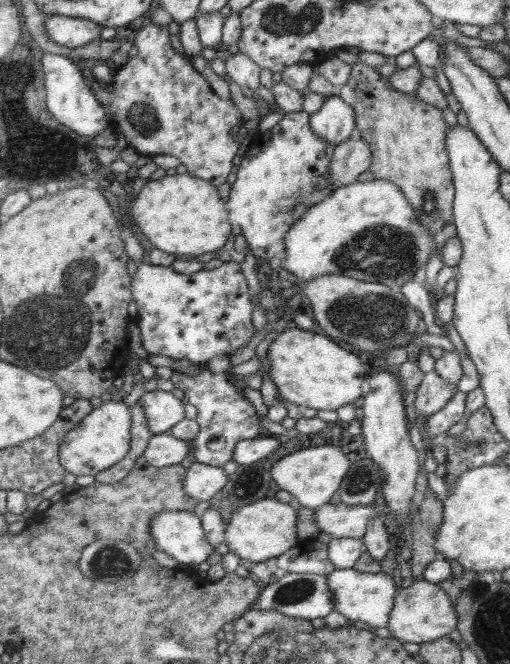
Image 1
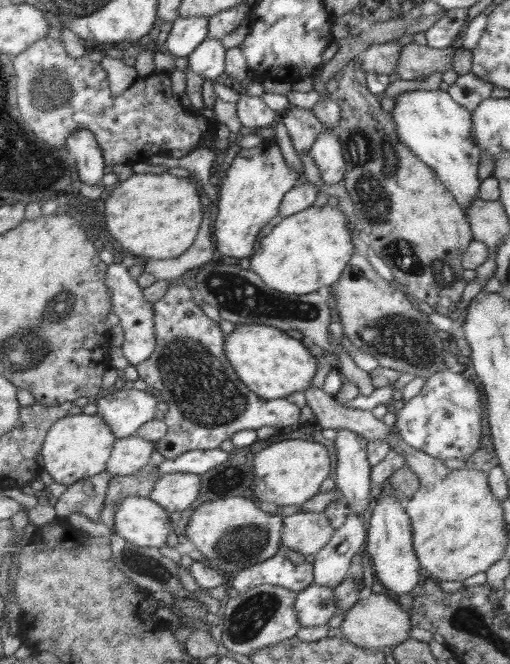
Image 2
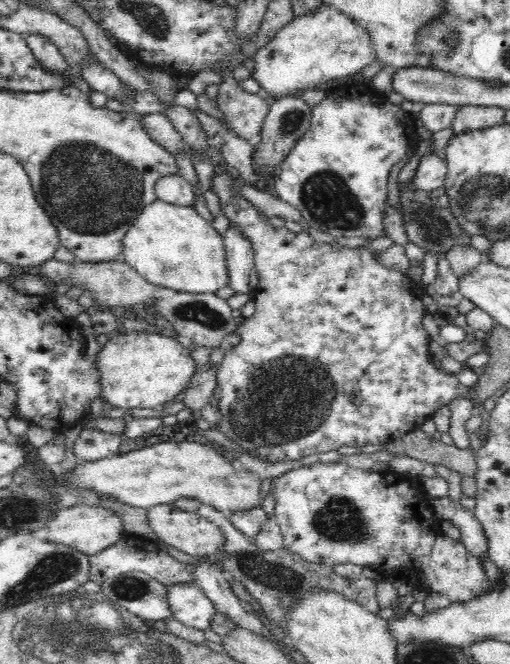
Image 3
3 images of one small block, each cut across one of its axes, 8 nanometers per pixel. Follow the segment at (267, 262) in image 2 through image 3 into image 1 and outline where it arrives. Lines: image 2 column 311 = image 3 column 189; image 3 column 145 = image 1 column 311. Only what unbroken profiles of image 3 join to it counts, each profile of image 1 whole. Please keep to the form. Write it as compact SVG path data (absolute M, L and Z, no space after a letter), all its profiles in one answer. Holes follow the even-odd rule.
M388 180L356 181L338 187L332 192L332 196L311 207L290 226L284 236L282 265L302 279L302 282L324 274L336 274L382 284L398 293L403 284L413 280L419 266L426 264L436 250L434 236L430 235L428 227L422 225L417 218L418 214L405 199L402 190Z

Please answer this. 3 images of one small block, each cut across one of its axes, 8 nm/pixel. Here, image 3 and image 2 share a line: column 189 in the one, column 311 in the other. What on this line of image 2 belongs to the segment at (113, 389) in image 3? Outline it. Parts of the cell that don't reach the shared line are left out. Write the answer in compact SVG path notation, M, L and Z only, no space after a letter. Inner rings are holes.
M238 324L224 340L224 351L246 387L266 400L290 399L294 392L306 390L318 372L318 360L306 345L273 326Z

